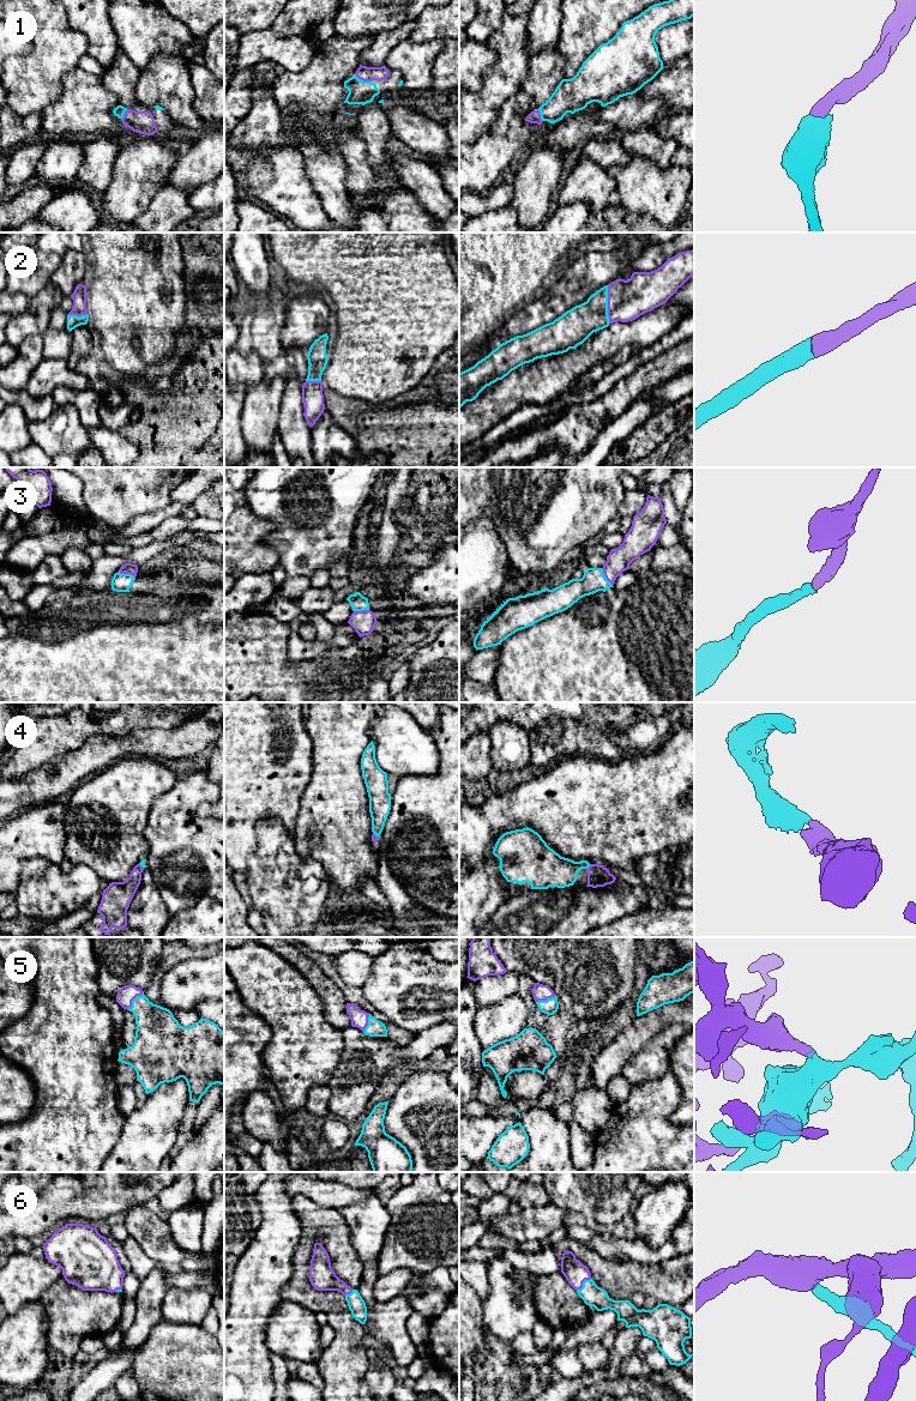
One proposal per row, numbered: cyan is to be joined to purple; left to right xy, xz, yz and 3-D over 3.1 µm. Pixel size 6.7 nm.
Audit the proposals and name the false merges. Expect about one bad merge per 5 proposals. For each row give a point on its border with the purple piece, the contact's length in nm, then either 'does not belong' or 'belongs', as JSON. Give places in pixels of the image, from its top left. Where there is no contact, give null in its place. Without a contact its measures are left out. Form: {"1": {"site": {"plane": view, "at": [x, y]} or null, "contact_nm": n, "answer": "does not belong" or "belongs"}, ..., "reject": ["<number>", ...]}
{"1": {"site": {"plane": "xz", "at": [363, 80]}, "contact_nm": 120, "answer": "belongs"}, "2": {"site": {"plane": "yz", "at": [608, 305]}, "contact_nm": 260, "answer": "belongs"}, "3": {"site": {"plane": "yz", "at": [604, 575]}, "contact_nm": 140, "answer": "belongs"}, "4": {"site": {"plane": "yz", "at": [589, 867]}, "contact_nm": 50, "answer": "belongs"}, "5": {"site": {"plane": "xy", "at": [133, 998]}, "contact_nm": 170, "answer": "belongs"}, "6": {"site": {"plane": "yz", "at": [583, 1281]}, "contact_nm": 130, "answer": "belongs"}, "reject": []}

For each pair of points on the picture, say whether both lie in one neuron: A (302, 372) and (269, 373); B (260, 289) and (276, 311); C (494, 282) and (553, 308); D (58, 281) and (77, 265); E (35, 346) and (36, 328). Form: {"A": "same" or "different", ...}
{"A": "same", "B": "different", "C": "different", "D": "same", "E": "different"}

